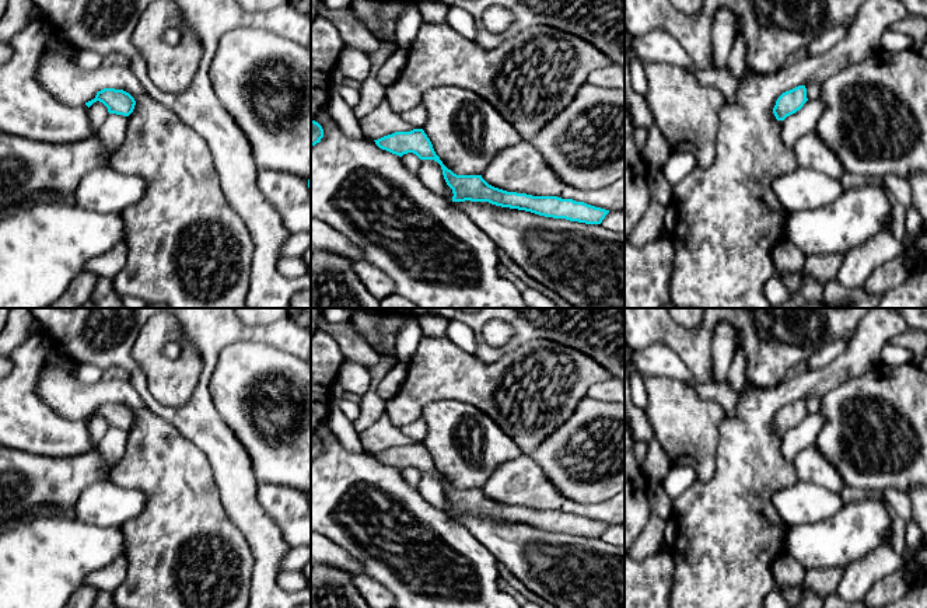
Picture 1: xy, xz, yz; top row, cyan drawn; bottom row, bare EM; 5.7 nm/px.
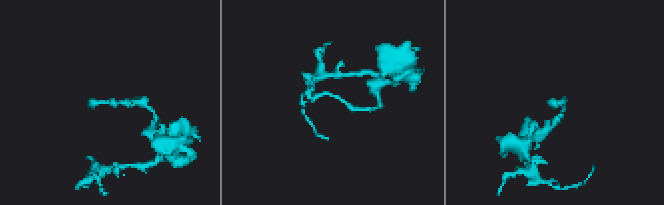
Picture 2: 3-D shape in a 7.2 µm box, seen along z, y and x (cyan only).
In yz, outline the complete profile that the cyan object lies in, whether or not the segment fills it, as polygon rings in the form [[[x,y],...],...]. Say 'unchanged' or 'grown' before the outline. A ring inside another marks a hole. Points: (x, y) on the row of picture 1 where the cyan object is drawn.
unchanged | [[[798,85],[790,91],[783,92],[773,108],[777,120],[784,120],[787,116],[800,111],[808,101],[805,85]]]

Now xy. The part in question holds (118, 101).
unchanged | [[[104,88],[98,91],[95,98],[85,102],[85,105],[90,108],[97,101],[102,102],[109,113],[123,116],[129,116],[136,105],[134,98],[129,92],[115,88]]]

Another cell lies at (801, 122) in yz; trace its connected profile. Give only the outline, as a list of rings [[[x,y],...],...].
[[[819,98],[812,101],[808,99],[800,111],[783,120],[783,143],[793,148],[801,136],[815,129],[822,112],[823,102]]]

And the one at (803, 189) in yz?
[[[805,168],[777,177],[772,188],[788,213],[823,207],[846,191],[840,179]]]

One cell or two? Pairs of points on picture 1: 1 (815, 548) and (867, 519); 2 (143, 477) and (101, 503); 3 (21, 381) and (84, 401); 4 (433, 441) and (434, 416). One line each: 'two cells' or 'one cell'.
1: one cell
2: two cells
3: two cells
4: one cell

